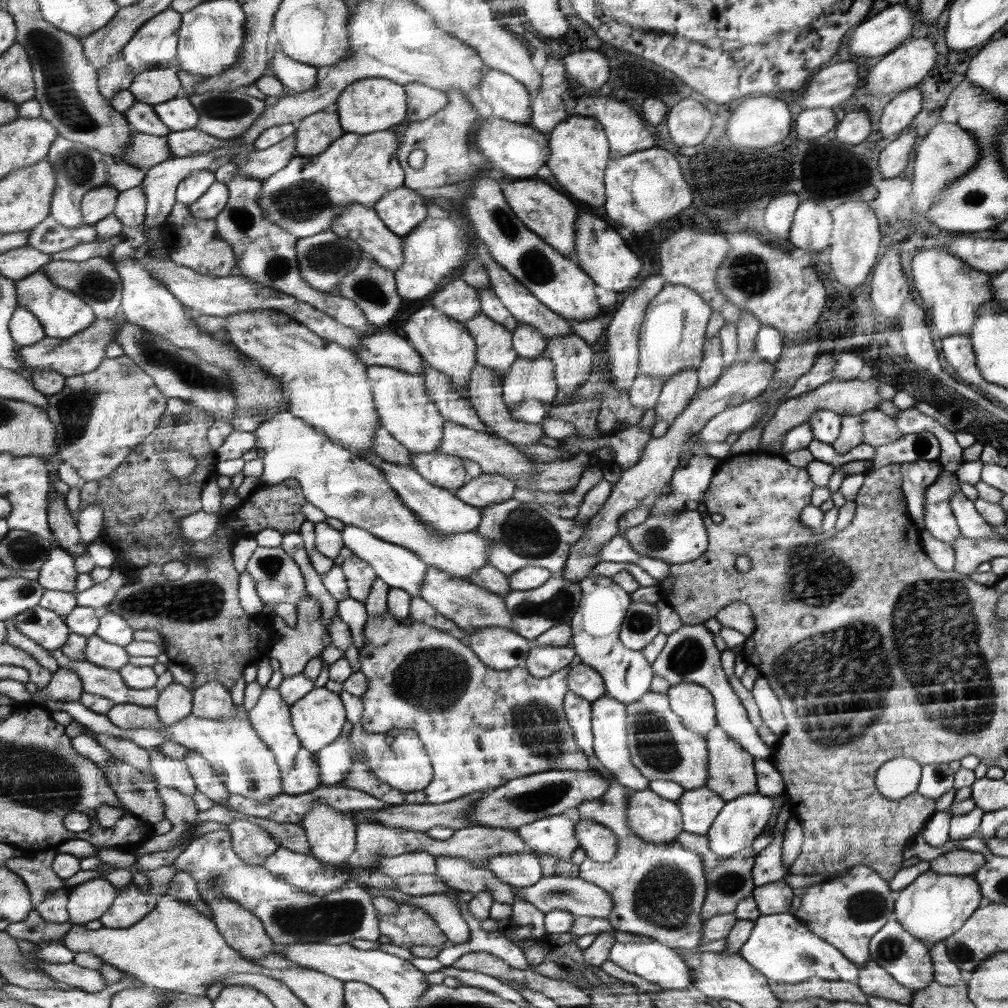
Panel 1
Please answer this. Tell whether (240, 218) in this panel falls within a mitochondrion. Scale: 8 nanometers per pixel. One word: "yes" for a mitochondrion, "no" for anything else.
yes

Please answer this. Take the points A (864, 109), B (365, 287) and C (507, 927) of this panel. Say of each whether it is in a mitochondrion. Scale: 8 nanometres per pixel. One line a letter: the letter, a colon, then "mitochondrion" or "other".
A: other
B: mitochondrion
C: other

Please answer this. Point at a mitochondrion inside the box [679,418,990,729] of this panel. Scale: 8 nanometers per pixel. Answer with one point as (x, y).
(814, 576)

